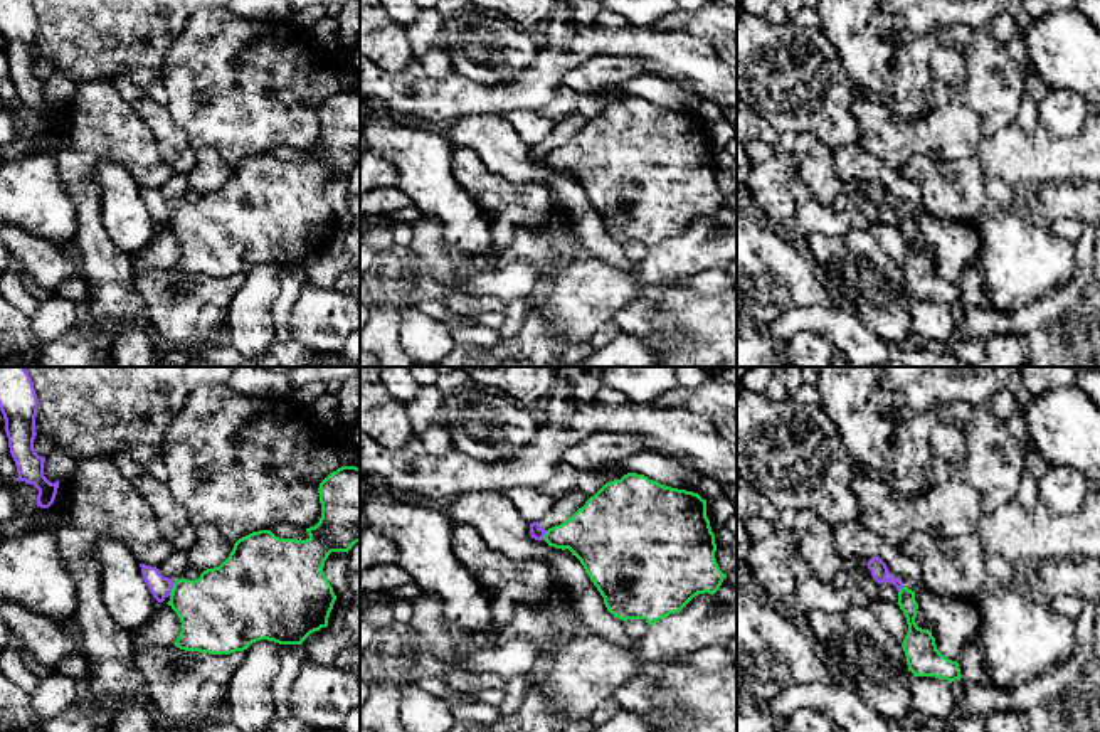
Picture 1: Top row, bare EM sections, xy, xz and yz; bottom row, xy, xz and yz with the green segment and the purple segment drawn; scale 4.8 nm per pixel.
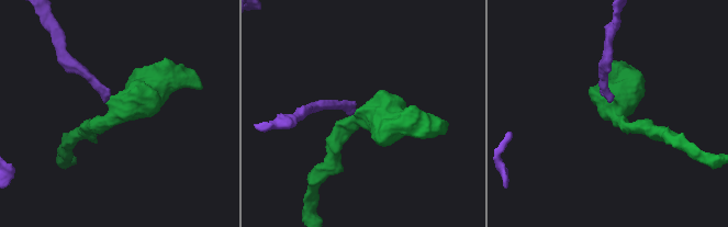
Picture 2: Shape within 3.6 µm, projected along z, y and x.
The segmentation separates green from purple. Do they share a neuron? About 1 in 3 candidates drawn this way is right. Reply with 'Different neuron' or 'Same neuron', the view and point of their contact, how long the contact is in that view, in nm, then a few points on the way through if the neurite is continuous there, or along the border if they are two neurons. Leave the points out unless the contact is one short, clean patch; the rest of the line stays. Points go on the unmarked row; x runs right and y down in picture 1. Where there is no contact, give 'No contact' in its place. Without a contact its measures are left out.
Different neuron. Touches green at xy (172, 212). Shared border 70 nm. Boundary: xy (175, 206), (169, 217)

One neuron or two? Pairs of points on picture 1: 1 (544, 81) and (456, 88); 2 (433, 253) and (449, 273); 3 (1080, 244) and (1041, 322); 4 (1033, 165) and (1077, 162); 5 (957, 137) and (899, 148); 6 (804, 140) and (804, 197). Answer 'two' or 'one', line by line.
1: one
2: one
3: one
4: one
5: one
6: two

